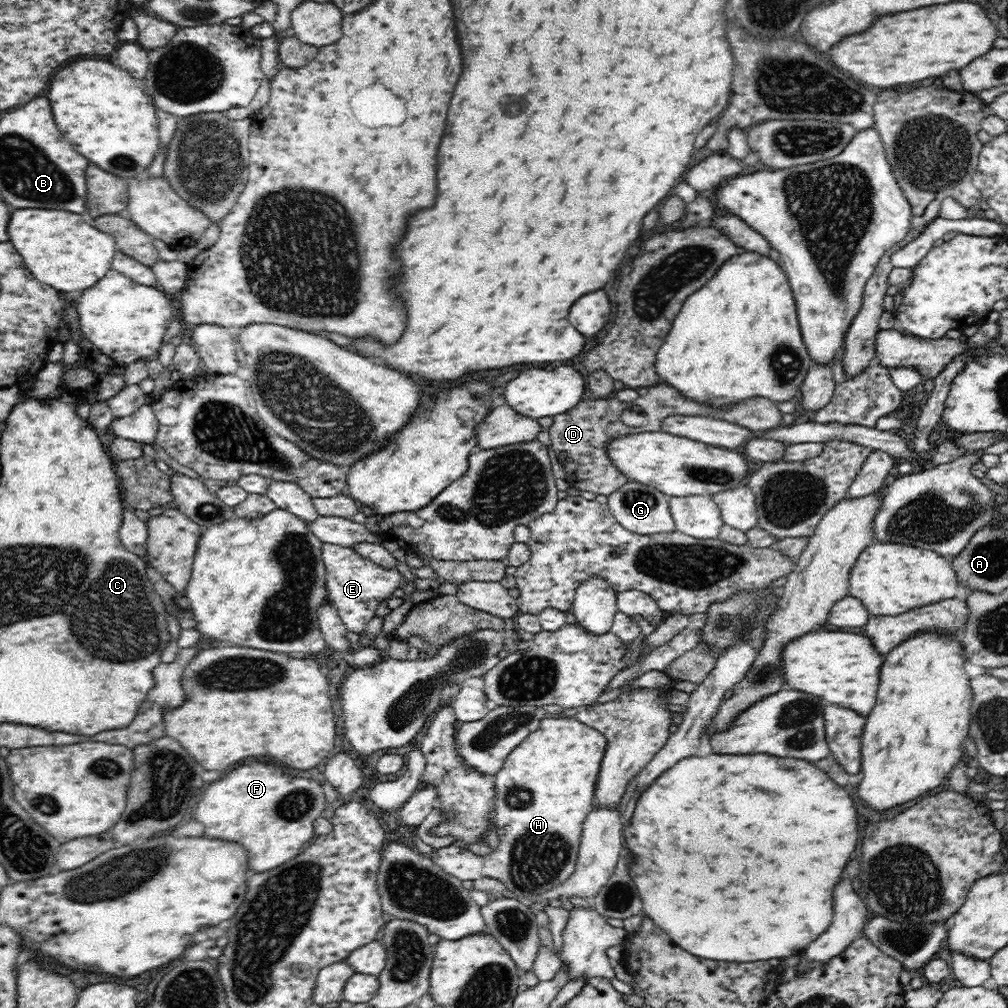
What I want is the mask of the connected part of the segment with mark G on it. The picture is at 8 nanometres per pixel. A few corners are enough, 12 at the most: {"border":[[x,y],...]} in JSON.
{"border":[[630,480],[607,496],[628,531],[676,531],[667,497]]}

